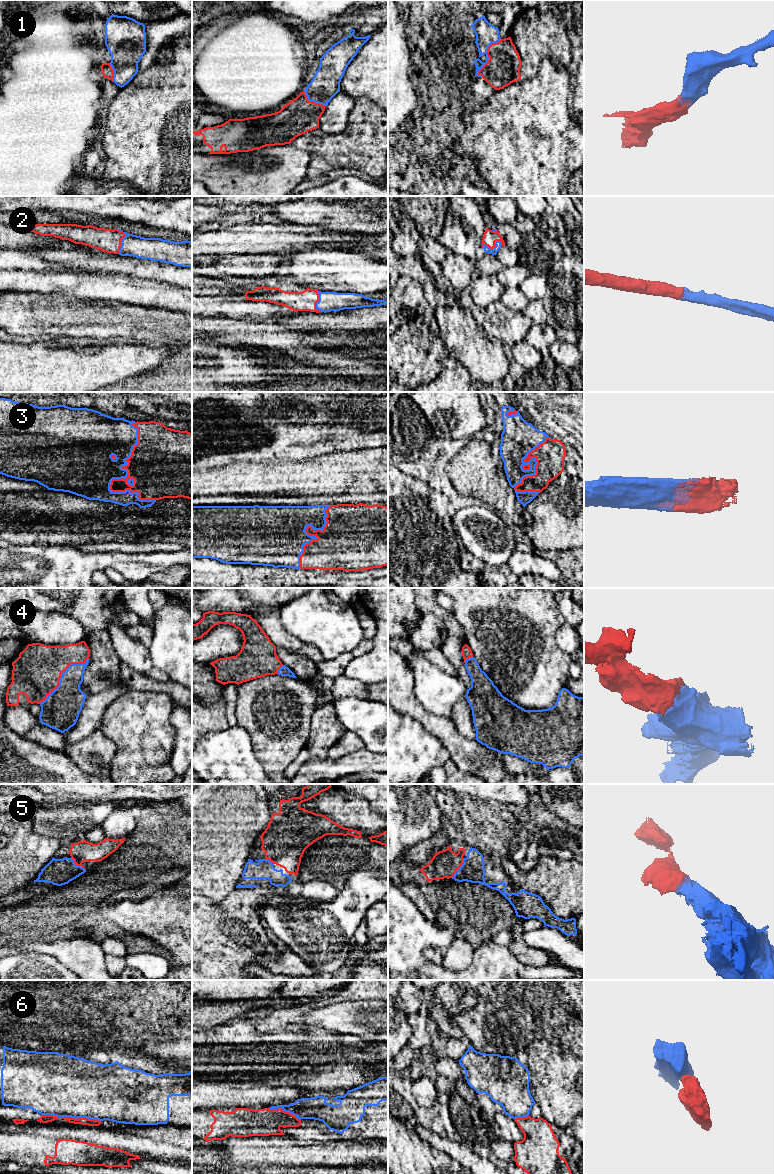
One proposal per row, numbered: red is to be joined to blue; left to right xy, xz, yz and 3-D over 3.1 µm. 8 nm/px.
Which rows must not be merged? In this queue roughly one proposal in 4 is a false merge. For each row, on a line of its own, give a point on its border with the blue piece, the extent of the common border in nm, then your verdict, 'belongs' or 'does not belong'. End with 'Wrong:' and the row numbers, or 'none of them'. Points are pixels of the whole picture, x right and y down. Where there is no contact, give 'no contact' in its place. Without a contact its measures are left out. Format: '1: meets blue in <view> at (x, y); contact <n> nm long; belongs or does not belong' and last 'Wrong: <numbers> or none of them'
1: meets blue in yz at (487, 56); contact 360 nm long; belongs
2: meets blue in yz at (493, 248); contact 170 nm long; belongs
3: meets blue in xy at (120, 478); contact 650 nm long; belongs
4: meets blue in xy at (61, 675); contact 550 nm long; belongs
5: meets blue in yz at (460, 868); contact 190 nm long; belongs
6: meets blue in xy at (71, 1117); contact 500 nm long; does not belong
Wrong: 6

